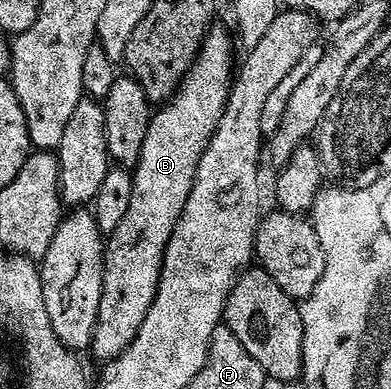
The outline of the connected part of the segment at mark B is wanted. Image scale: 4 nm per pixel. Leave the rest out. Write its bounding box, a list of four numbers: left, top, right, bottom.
[89,26,236,362]

